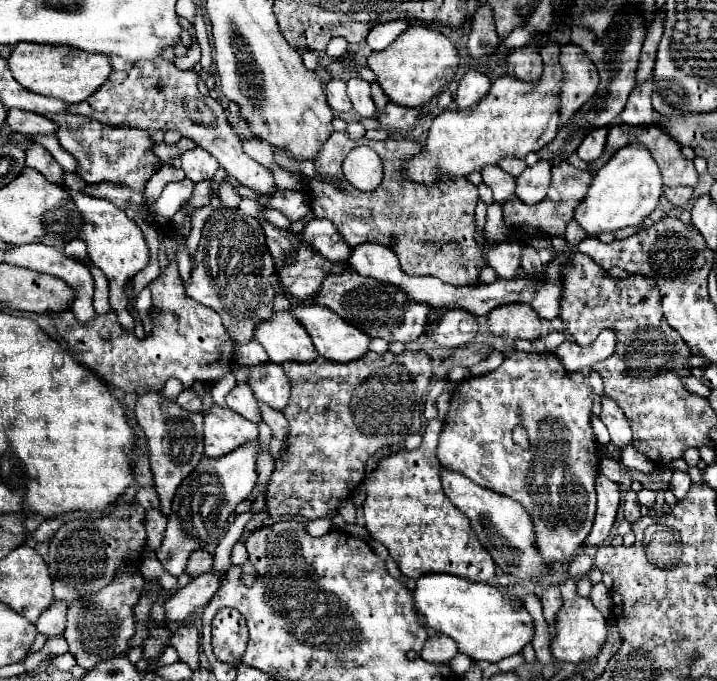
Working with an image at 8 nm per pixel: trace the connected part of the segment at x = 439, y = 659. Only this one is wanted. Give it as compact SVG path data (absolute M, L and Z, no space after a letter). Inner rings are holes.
M436 635L430 637L426 641L426 645L422 647L422 651L418 653L418 657L422 657L424 661L430 663L438 663L438 665L448 665L450 659L458 653L458 649L454 647L454 641L446 635Z

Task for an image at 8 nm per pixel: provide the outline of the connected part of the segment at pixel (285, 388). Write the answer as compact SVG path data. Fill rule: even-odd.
M268 363L262 367L250 367L250 389L256 399L264 401L276 411L284 411L290 399L290 381L280 365Z

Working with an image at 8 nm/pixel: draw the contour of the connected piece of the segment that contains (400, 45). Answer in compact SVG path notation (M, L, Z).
M410 25L390 47L374 51L368 57L368 67L376 73L388 99L402 107L420 107L428 103L454 79L458 65L460 55L454 43L440 31L424 25Z

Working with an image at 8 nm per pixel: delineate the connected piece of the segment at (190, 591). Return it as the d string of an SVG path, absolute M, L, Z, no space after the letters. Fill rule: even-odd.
M210 569L208 573L194 577L186 587L182 587L174 597L166 601L164 605L166 619L182 621L192 611L206 607L206 603L210 603L220 585L222 585L222 573L216 569Z

